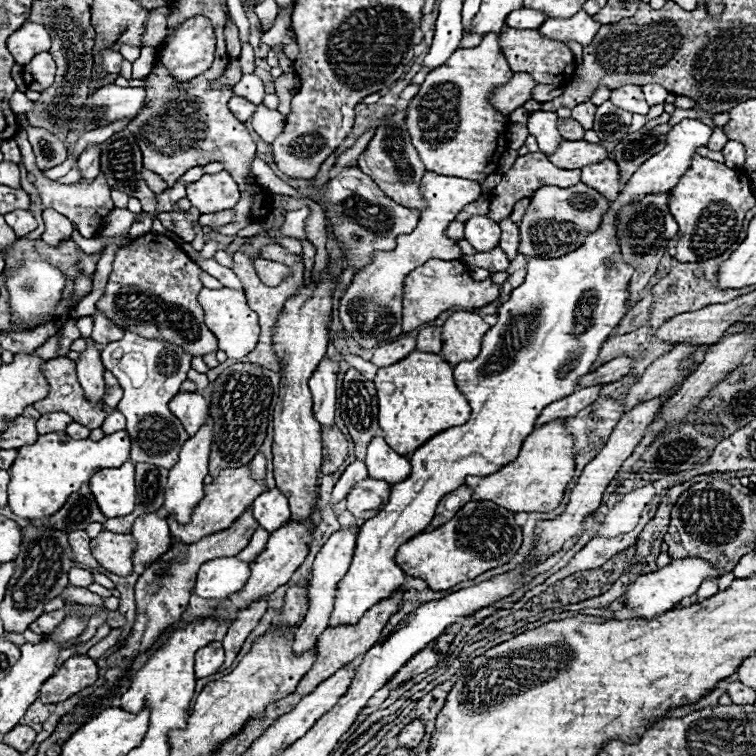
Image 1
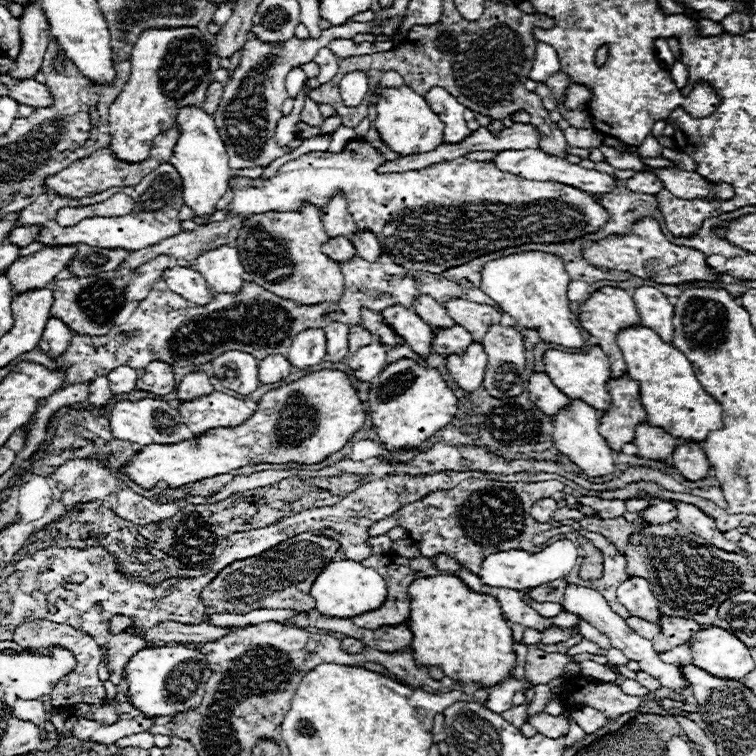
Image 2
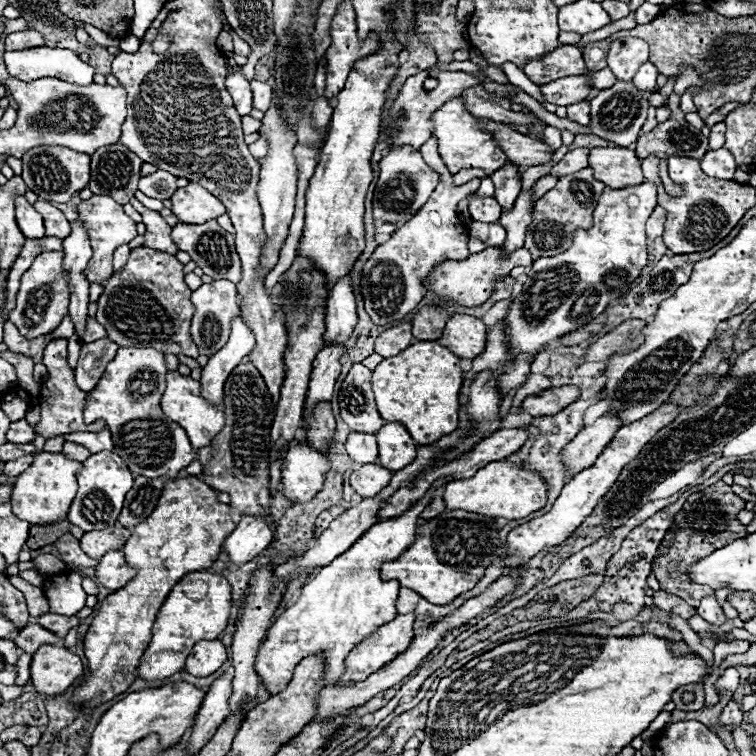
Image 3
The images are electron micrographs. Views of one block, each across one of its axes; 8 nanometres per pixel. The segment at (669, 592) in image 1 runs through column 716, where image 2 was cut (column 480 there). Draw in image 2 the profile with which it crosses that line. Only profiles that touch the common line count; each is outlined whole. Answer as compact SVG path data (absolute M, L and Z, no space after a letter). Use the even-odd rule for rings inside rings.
M560 540L560 542L554 542L540 552L534 552L534 554L528 554L526 550L506 550L506 552L490 554L482 562L482 570L478 576L488 586L524 590L524 588L536 588L536 586L548 584L548 582L558 580L558 578L566 578L570 574L570 570L574 568L576 560L578 560L576 546L570 540Z

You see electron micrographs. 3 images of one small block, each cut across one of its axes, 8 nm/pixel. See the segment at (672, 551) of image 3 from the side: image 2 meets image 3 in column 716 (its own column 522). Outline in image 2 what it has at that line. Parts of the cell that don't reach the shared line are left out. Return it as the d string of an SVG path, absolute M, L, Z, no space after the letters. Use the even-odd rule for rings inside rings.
M464 480L452 490L438 490L434 494L426 494L418 502L402 506L394 516L384 518L368 528L370 536L380 536L392 530L394 526L402 526L408 530L414 542L422 542L422 556L450 554L458 558L468 570L476 572L482 566L482 560L488 554L498 550L530 550L532 538L536 532L544 532L550 528L564 526L566 522L536 522L528 514L528 502L532 498L544 498L554 490L564 490L564 484L558 480L546 482L498 482L498 480Z

